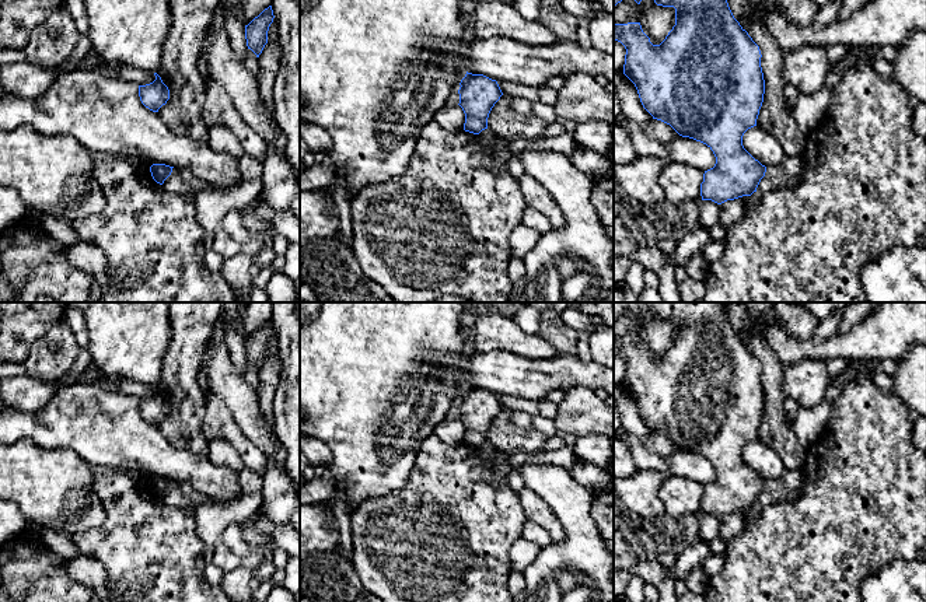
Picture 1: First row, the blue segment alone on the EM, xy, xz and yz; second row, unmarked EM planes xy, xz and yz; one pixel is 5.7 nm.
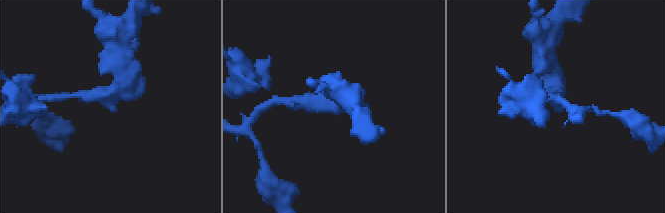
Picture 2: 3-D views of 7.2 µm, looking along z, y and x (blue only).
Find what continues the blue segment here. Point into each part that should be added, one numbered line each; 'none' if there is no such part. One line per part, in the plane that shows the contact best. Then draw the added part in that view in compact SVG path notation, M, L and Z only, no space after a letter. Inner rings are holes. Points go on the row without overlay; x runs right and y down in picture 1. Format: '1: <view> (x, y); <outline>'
none

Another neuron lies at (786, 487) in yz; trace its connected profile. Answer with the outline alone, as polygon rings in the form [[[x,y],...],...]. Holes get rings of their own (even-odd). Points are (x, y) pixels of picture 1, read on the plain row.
[[[801,469],[786,470],[779,479],[766,480],[765,490],[761,493],[756,505],[765,507],[786,500],[793,500],[803,486]]]

